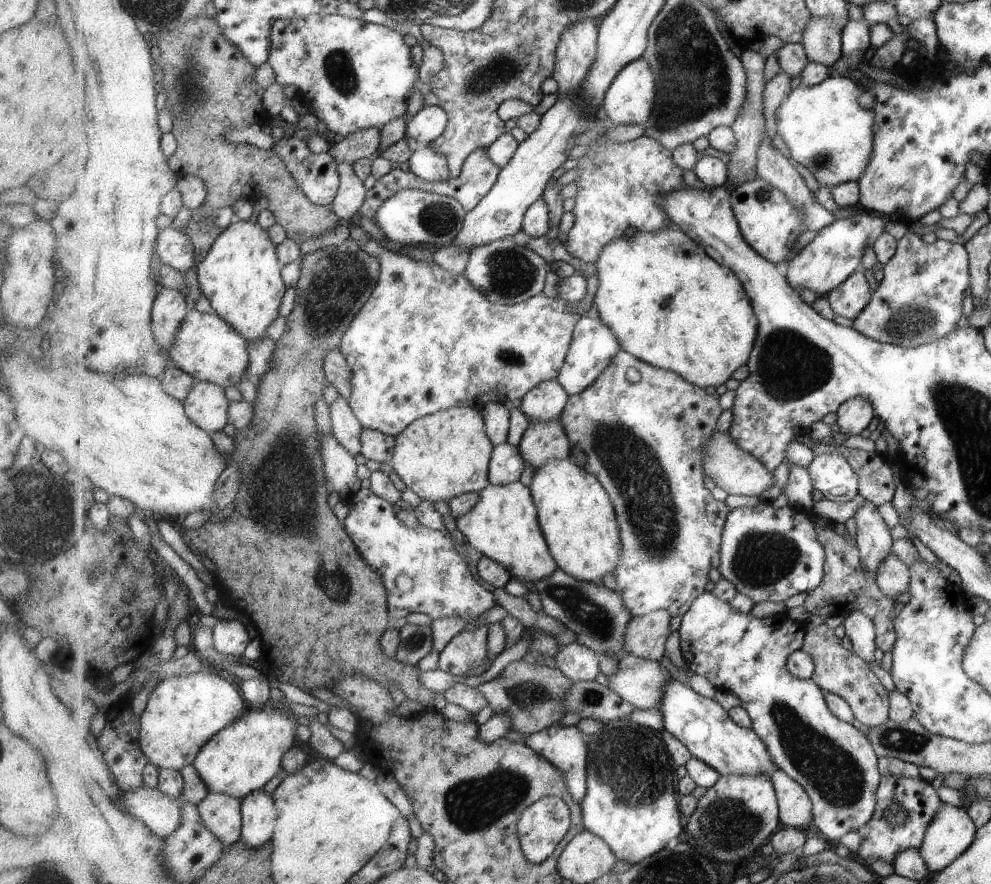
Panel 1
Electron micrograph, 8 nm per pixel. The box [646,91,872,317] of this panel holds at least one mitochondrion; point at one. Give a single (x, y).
(822, 161)

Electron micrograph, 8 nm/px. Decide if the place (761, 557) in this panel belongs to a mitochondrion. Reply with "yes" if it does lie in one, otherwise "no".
yes

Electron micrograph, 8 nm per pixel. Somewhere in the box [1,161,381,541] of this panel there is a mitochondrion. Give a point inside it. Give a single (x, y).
(335, 281)

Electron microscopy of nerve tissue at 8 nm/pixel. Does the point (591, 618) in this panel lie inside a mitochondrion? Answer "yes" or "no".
yes

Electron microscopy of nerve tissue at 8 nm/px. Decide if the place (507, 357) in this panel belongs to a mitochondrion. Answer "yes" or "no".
yes

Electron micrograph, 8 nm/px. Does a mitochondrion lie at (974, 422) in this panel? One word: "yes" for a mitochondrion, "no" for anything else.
yes

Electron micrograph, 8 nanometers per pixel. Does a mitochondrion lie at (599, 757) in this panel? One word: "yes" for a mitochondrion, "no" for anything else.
yes

